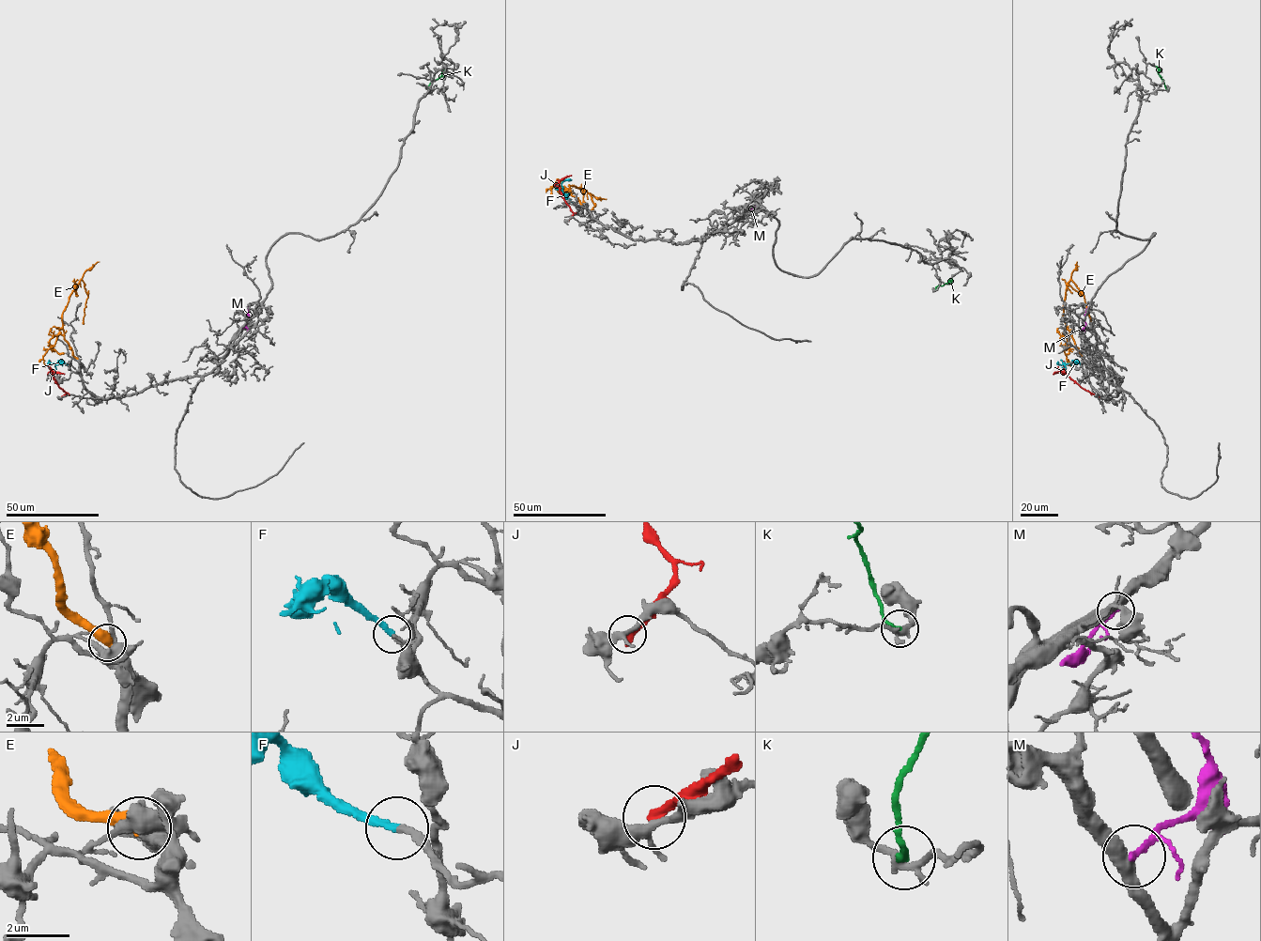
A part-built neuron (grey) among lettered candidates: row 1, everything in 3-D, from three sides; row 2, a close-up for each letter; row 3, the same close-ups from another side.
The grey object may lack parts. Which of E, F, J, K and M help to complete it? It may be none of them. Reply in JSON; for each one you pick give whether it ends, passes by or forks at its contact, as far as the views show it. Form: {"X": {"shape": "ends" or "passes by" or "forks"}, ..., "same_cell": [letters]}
{"E": {"shape": "ends"}, "F": {"shape": "ends"}, "same_cell": ["E", "F"]}

